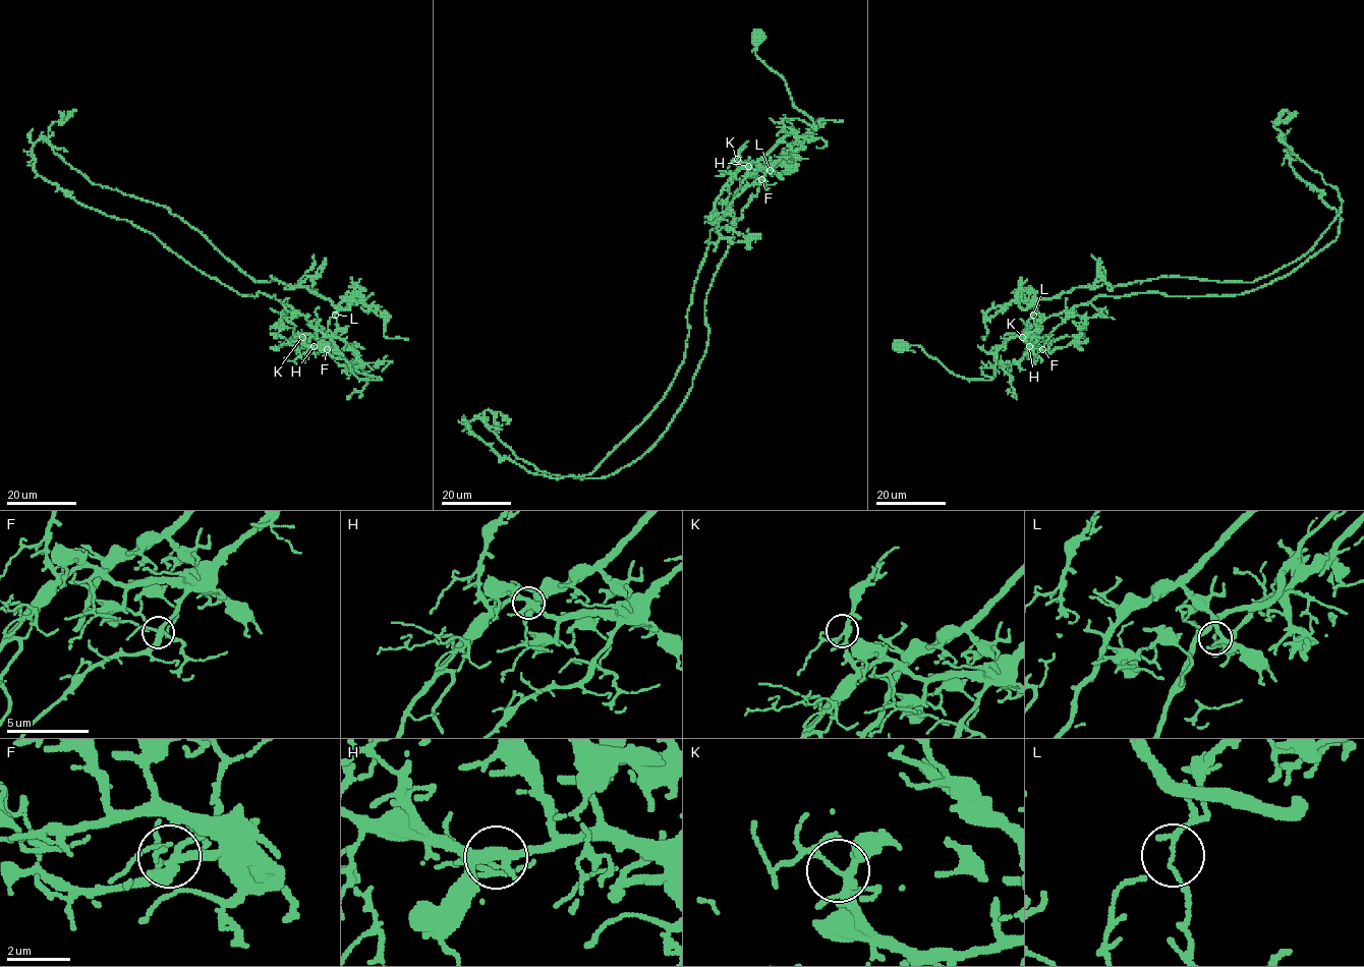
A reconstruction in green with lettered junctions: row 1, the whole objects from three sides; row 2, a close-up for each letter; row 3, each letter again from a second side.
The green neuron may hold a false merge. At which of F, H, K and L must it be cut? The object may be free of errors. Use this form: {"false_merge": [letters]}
{"false_merge": ["L"]}

